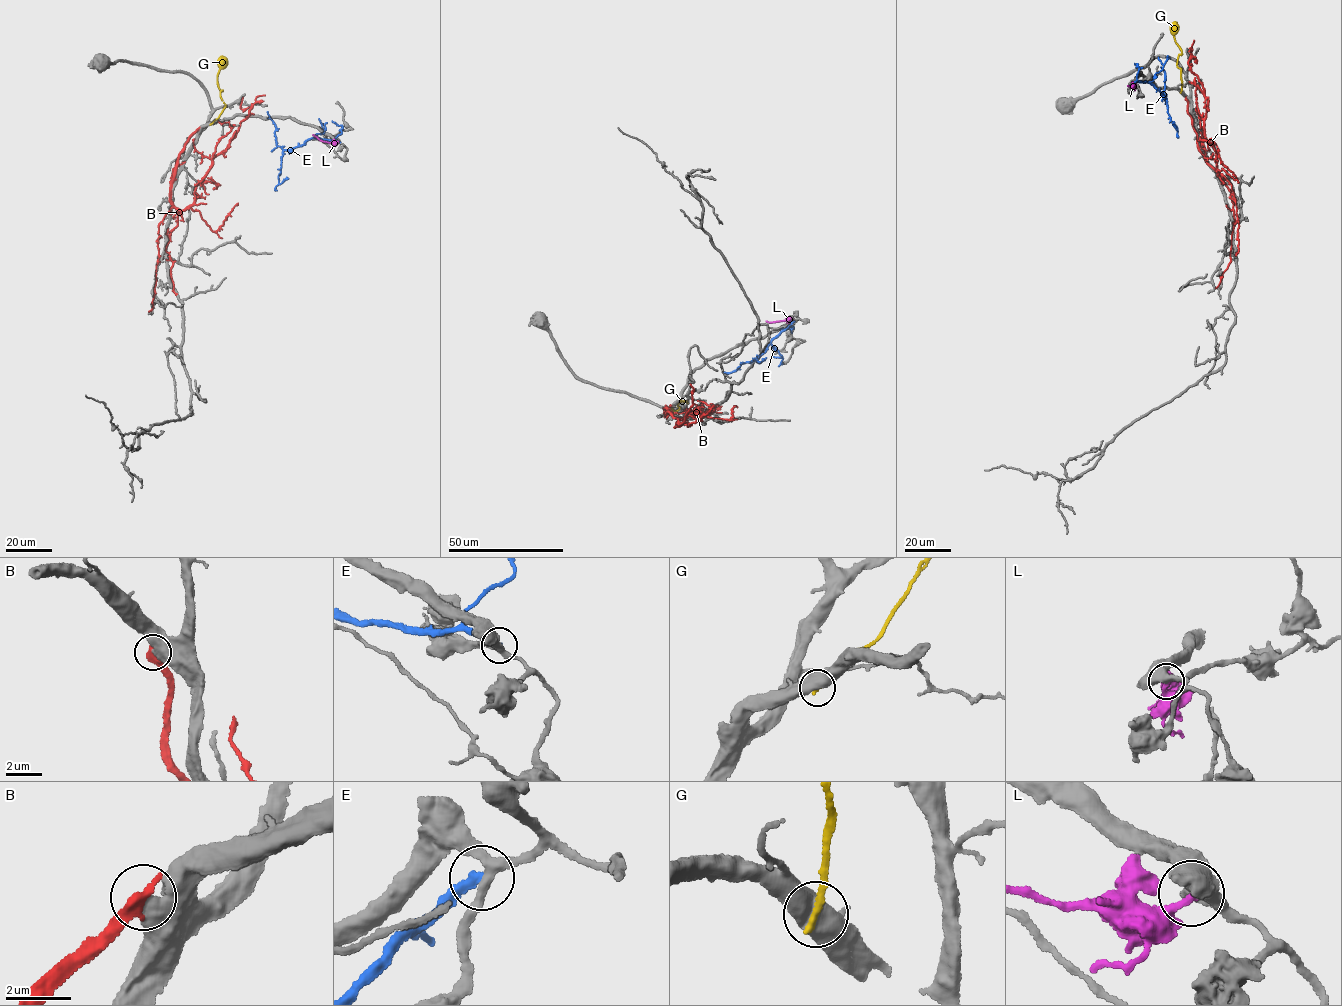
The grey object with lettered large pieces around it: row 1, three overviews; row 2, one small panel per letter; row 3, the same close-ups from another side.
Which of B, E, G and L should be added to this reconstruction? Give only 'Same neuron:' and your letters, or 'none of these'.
Same neuron: L

